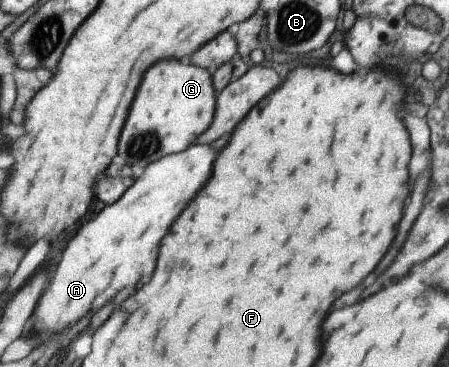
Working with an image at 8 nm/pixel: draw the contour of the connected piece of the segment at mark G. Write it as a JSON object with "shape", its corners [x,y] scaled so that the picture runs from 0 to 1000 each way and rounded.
{"shape":[[[385,161],[350,166],[318,199],[287,286],[261,390],[261,422],[274,428],[283,450],[321,458],[367,422],[401,414],[434,390],[439,371],[465,346],[479,294],[481,253],[459,188]]]}

